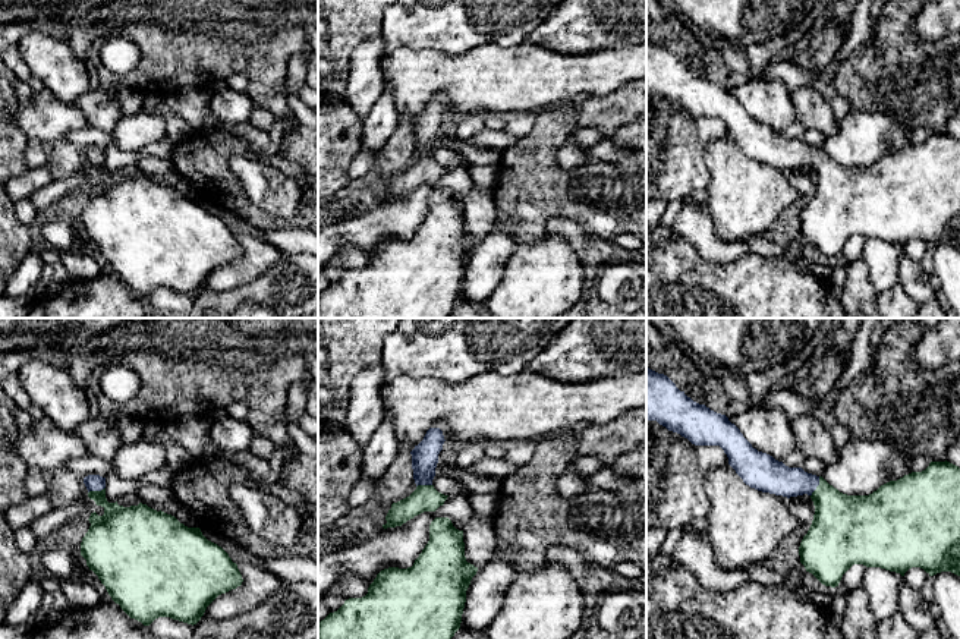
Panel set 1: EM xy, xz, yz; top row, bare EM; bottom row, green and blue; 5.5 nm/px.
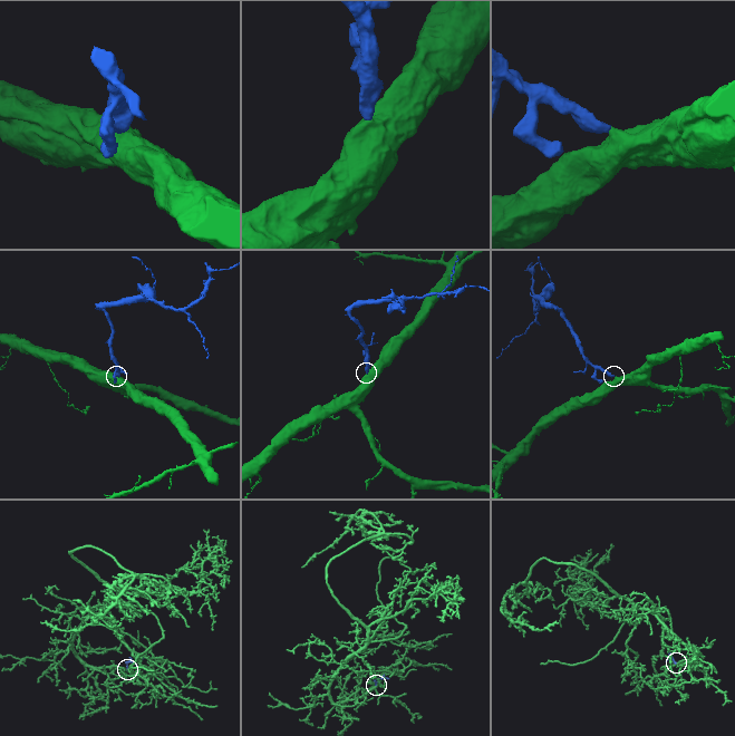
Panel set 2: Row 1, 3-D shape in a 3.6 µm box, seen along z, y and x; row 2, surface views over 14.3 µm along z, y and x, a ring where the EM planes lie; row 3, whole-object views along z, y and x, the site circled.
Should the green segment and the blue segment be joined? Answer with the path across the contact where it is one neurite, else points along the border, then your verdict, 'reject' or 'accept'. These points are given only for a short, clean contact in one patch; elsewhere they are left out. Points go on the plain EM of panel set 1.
across yz (842, 197), (830, 175), (817, 159), (773, 148) | accept

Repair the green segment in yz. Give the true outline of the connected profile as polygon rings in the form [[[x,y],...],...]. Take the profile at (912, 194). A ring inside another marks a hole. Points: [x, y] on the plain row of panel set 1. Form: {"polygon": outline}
{"polygon": [[[646,40],[646,91],[657,92],[668,103],[677,104],[695,117],[720,117],[728,129],[728,136],[746,157],[762,164],[783,169],[808,166],[815,177],[815,186],[808,205],[803,208],[799,227],[806,243],[812,245],[822,256],[838,258],[843,246],[853,236],[881,239],[904,245],[912,239],[923,240],[929,248],[951,243],[960,248],[960,139],[950,133],[931,133],[922,144],[912,144],[897,152],[881,157],[869,167],[847,167],[830,157],[822,148],[805,144],[802,139],[789,139],[772,128],[758,123],[743,108],[740,101],[725,86],[717,85],[693,73],[680,63],[664,45]]]}

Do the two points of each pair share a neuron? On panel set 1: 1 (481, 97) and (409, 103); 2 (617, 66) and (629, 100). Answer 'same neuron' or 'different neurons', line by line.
1: same neuron
2: different neurons

